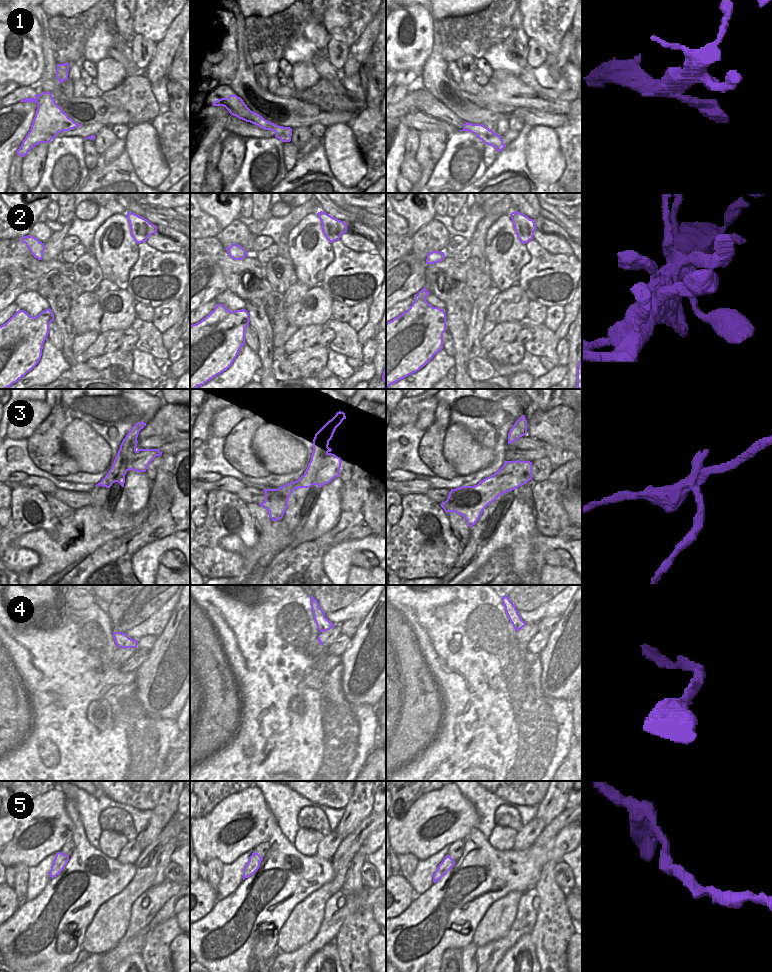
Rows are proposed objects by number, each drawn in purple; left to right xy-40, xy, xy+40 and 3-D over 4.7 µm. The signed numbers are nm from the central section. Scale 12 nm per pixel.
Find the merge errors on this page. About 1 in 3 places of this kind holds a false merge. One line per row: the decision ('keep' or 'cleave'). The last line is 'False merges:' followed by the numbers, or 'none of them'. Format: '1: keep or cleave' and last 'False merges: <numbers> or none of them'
1: keep
2: keep
3: cleave
4: keep
5: keep
False merges: 3

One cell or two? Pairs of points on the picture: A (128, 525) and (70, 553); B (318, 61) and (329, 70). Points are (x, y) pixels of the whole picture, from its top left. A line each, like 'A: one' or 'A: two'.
A: one
B: one

